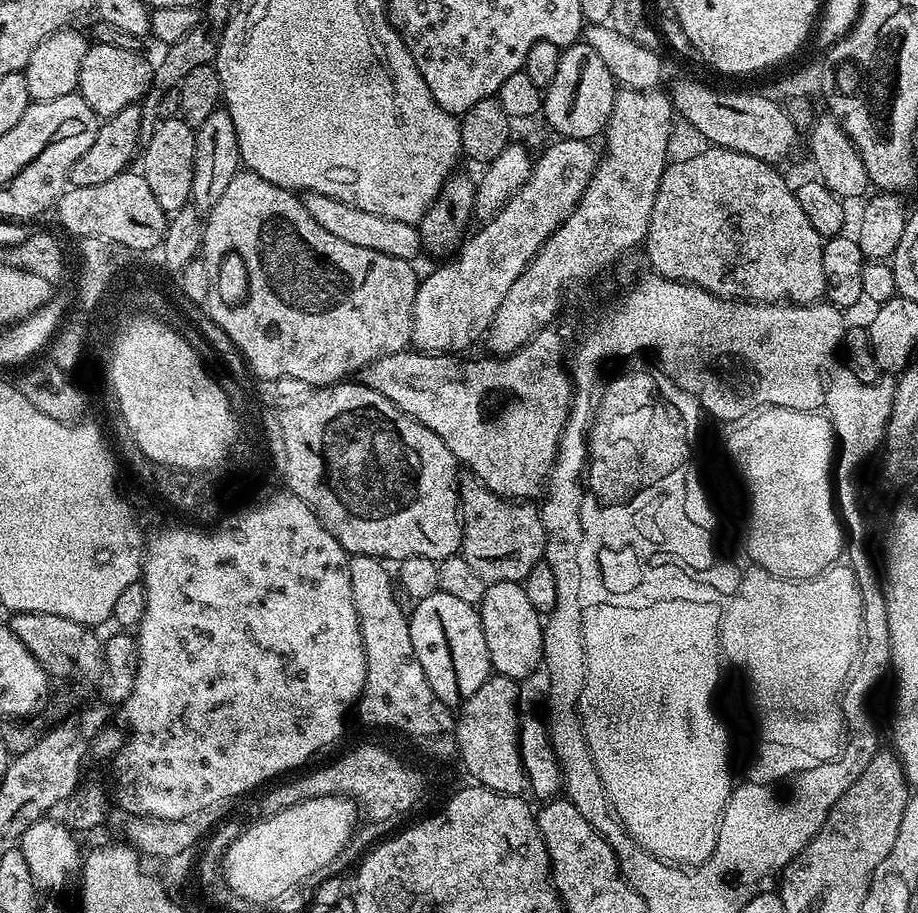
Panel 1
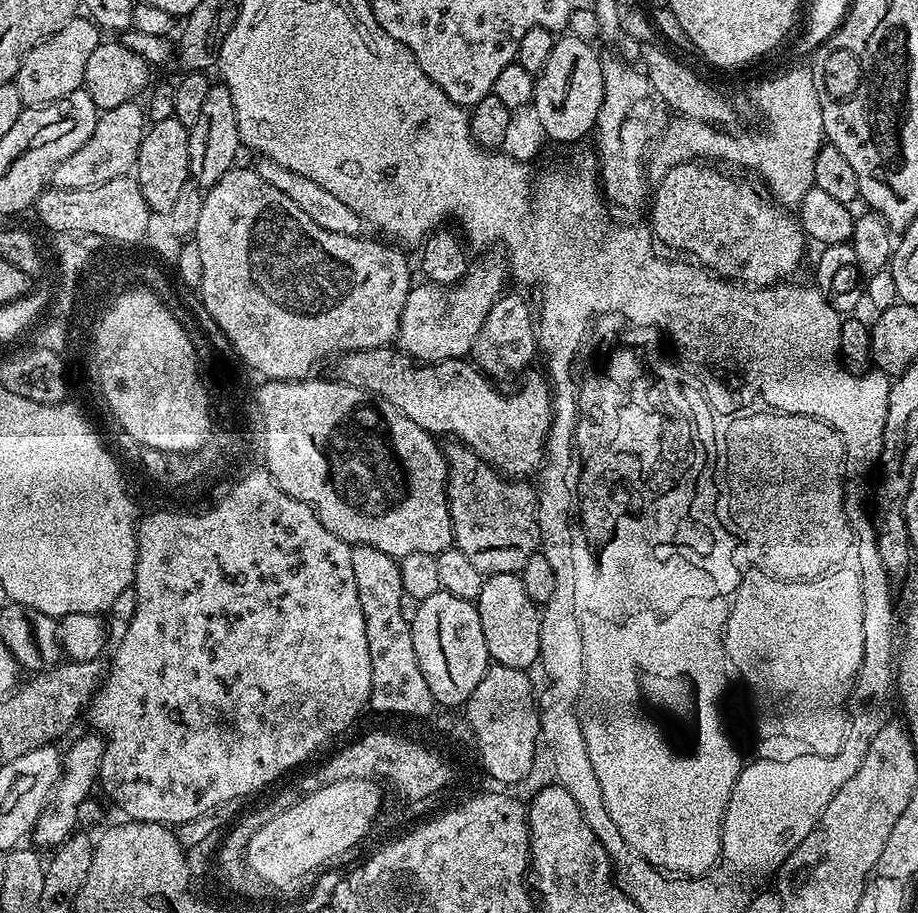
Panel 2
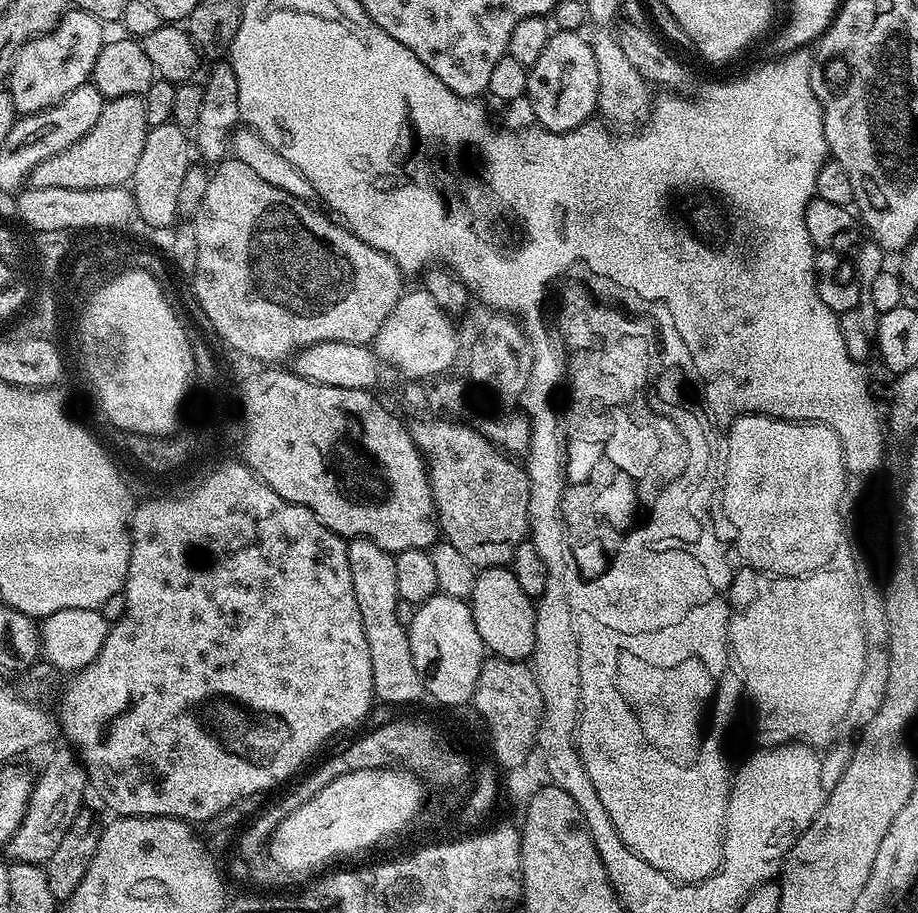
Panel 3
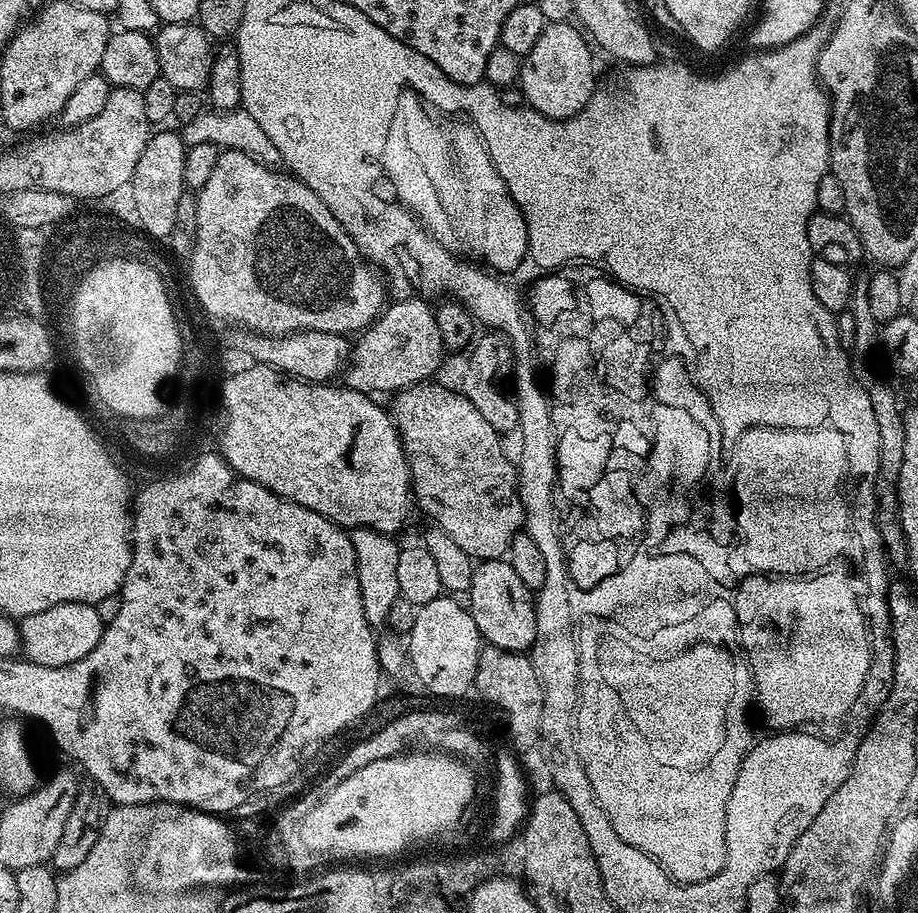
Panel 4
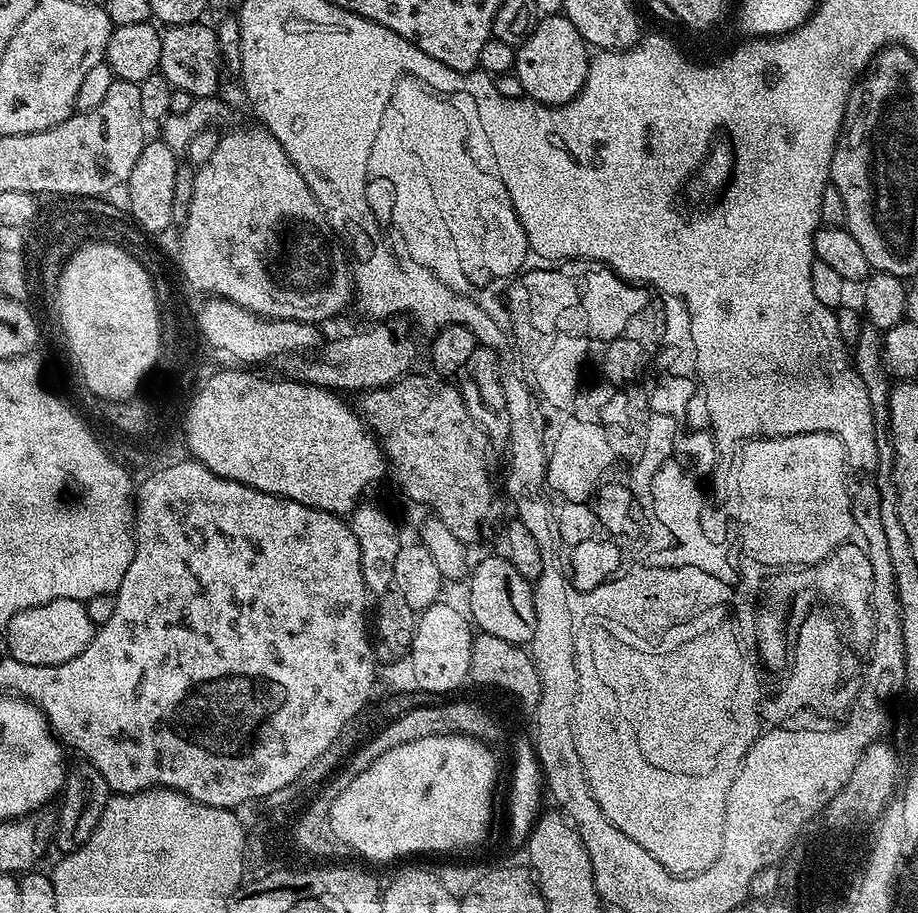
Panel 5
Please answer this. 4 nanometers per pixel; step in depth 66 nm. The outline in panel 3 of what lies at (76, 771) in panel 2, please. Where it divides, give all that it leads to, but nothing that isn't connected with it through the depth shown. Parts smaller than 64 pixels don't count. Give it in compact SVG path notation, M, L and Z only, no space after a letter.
M63 747L49 758L44 773L35 777L28 813L22 818L6 849L7 855L12 855L13 861L21 864L47 865L50 854L54 854L54 849L62 842L63 835L83 809L84 794L87 794L89 787L88 775L75 751Z

